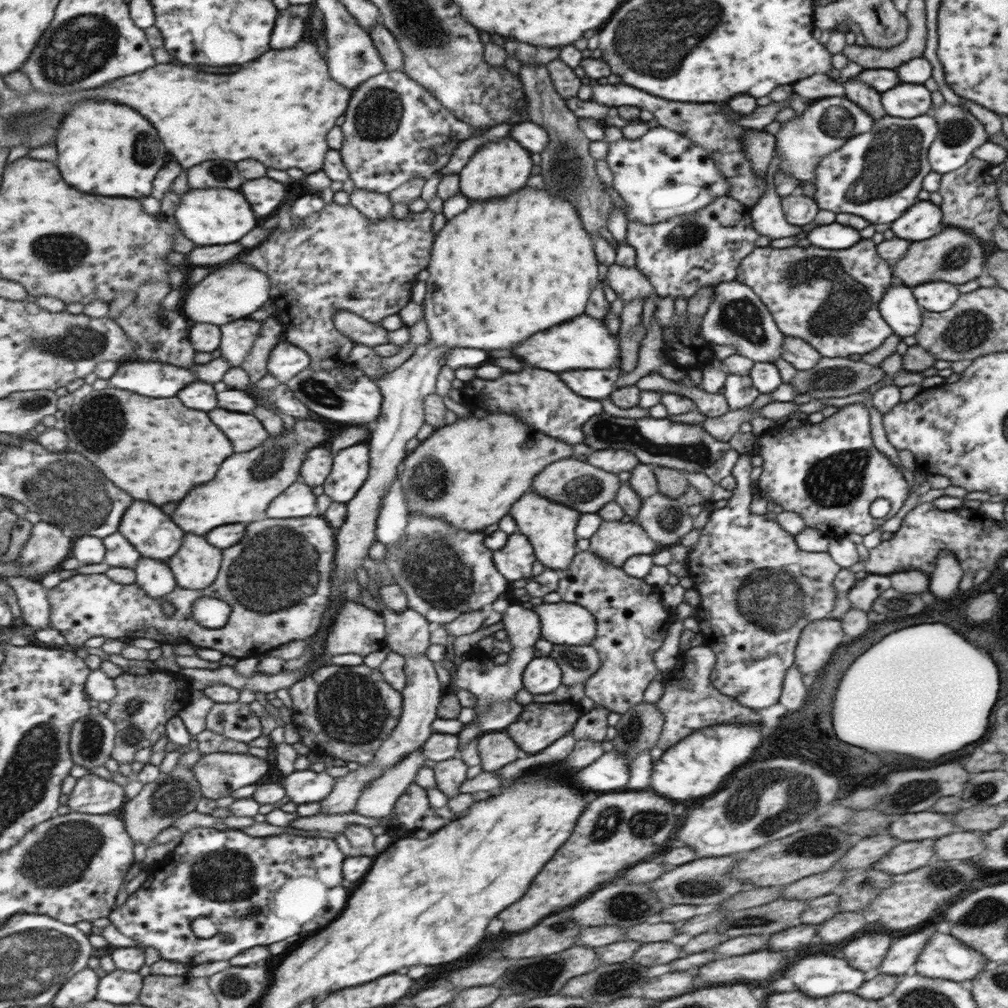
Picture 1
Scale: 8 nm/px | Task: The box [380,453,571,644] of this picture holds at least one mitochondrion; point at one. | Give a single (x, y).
(432, 567)

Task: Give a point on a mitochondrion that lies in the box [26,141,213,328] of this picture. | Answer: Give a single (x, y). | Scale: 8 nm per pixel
(63, 251)

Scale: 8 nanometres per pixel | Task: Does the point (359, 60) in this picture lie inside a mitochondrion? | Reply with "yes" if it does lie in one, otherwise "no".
yes

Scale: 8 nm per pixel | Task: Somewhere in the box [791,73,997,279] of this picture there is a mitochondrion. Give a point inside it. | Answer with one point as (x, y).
(891, 161)

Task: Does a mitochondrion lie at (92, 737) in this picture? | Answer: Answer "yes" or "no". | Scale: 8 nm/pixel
yes

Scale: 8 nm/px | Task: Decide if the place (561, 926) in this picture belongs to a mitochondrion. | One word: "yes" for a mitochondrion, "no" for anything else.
yes

